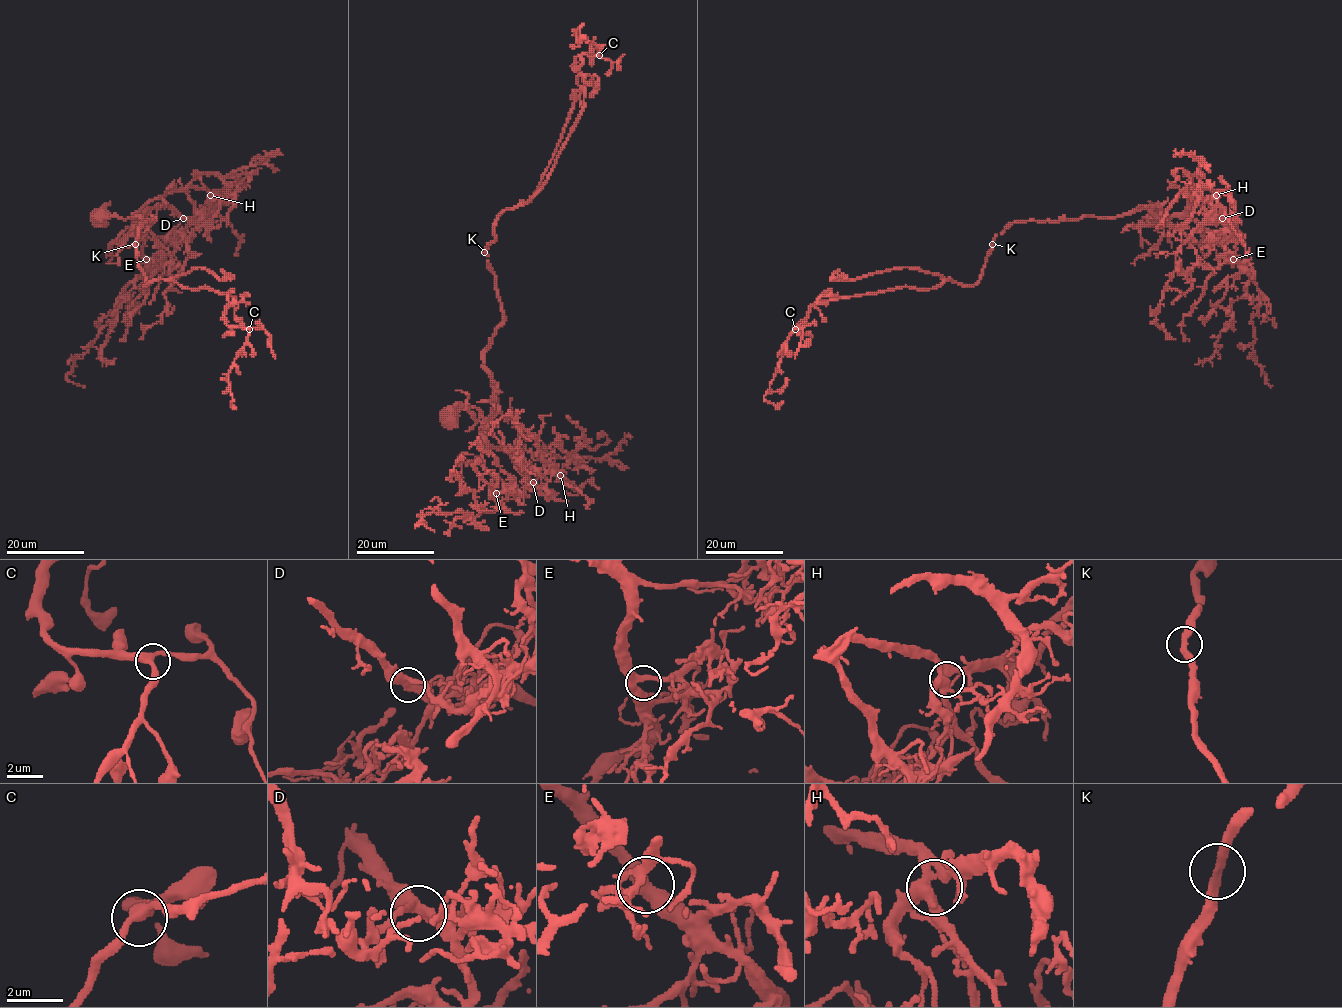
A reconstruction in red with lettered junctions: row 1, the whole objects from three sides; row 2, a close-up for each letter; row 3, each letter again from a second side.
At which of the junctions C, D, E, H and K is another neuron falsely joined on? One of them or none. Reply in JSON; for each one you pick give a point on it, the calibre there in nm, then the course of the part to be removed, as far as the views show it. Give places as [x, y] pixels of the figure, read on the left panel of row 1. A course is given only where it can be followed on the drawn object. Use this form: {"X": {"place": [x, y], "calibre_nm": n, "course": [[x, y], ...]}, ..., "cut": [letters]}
{"cut": []}

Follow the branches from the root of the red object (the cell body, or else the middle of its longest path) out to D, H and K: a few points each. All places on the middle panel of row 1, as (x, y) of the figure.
D: (445, 416), (447, 412), (475, 407), (482, 416), (485, 439), (506, 451), (513, 464), (533, 482)
H: (445, 416), (447, 412), (475, 407), (482, 416), (484, 437), (491, 445), (536, 453), (560, 475)
K: (445, 416), (475, 407), (486, 422), (498, 409), (484, 350), (503, 320), (503, 308), (496, 275), (484, 252)

